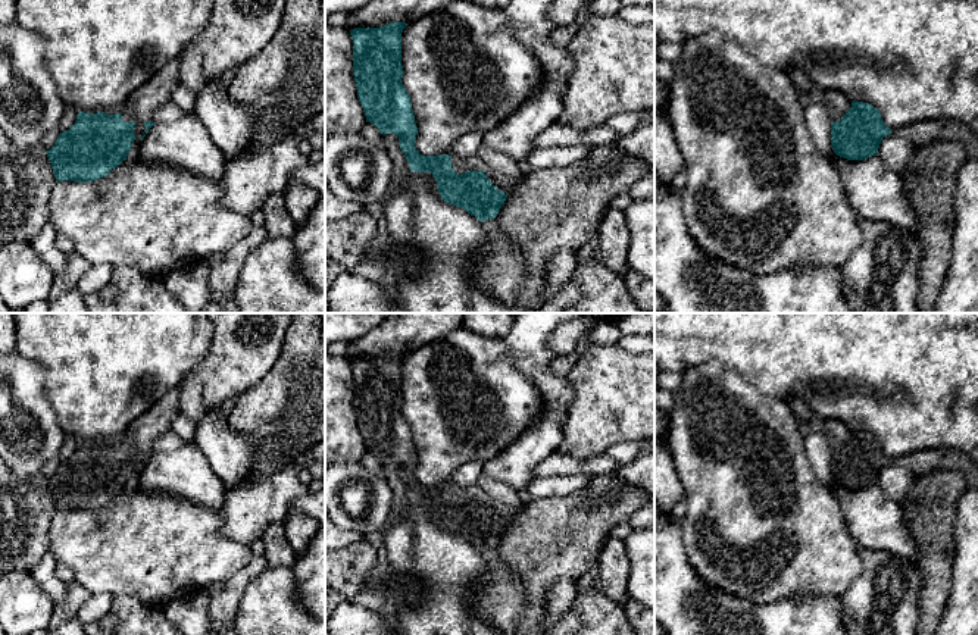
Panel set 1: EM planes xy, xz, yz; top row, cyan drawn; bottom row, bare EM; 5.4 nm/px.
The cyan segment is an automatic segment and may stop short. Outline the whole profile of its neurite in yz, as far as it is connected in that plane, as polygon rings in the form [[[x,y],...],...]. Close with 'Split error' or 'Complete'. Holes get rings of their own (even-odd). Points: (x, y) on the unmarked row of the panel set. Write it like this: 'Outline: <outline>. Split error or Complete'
Outline: [[[828,419],[824,437],[831,451],[831,475],[837,485],[863,489],[878,484],[879,473],[891,459],[869,432],[850,431],[844,423]]]. Split error

